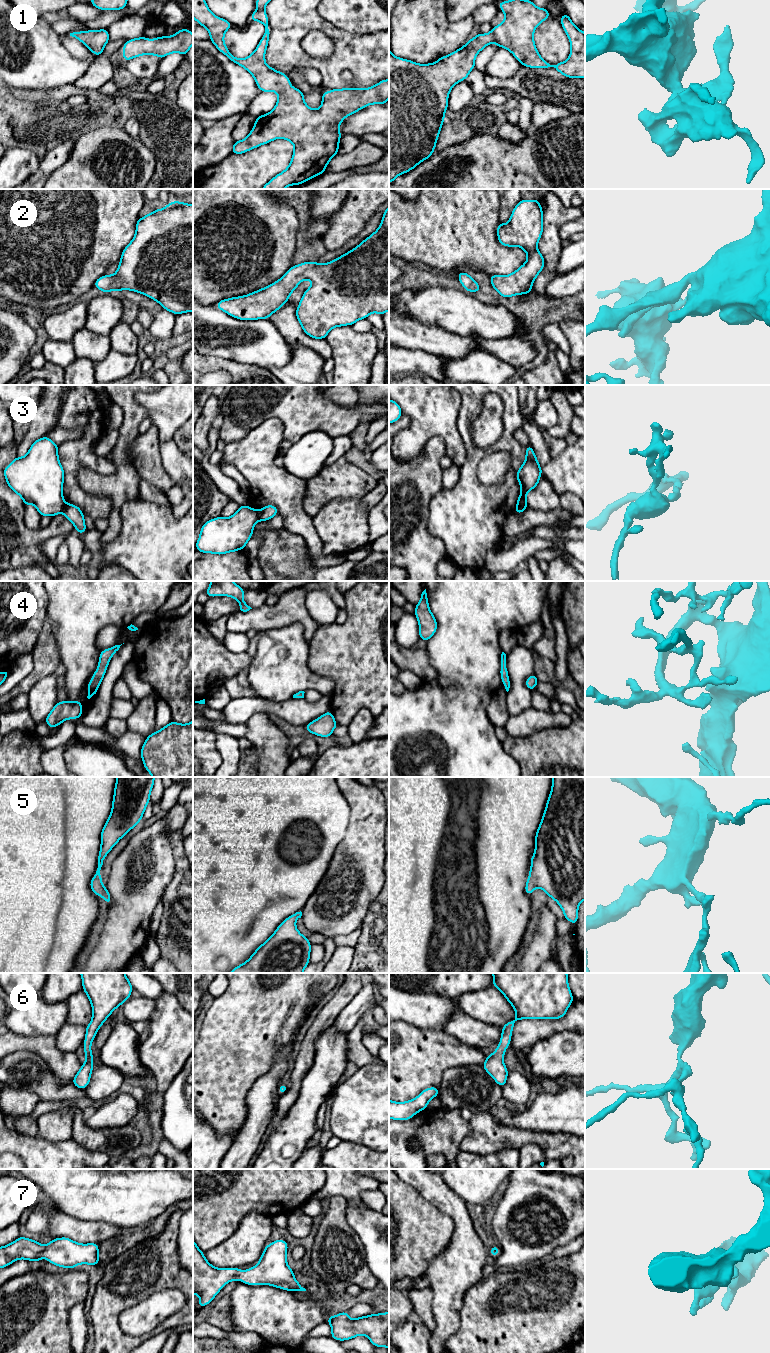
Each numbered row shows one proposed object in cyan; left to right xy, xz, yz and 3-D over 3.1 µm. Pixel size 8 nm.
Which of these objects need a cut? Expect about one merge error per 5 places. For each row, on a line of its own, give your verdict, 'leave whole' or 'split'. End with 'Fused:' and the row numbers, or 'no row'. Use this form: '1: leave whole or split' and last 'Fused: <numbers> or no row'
1: leave whole
2: leave whole
3: split
4: leave whole
5: leave whole
6: leave whole
7: leave whole
Fused: 3

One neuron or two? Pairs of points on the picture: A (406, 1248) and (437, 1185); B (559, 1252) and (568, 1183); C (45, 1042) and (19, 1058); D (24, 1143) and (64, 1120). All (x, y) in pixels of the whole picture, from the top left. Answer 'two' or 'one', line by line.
A: two
B: two
C: two
D: two

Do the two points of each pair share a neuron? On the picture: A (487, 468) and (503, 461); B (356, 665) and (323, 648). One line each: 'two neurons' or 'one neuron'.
A: one neuron
B: one neuron

